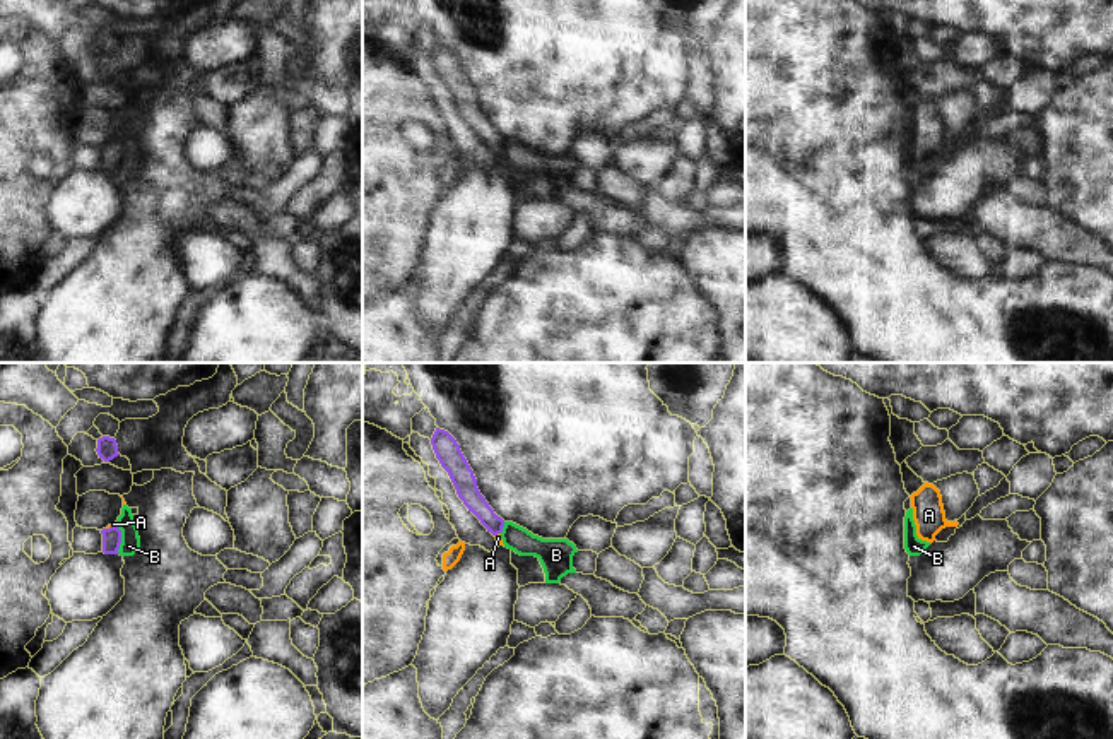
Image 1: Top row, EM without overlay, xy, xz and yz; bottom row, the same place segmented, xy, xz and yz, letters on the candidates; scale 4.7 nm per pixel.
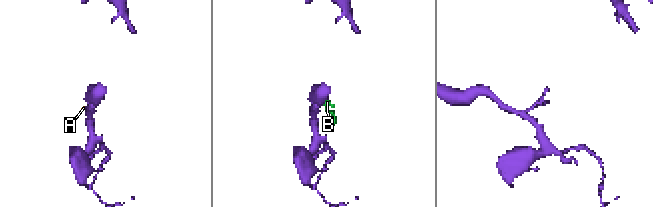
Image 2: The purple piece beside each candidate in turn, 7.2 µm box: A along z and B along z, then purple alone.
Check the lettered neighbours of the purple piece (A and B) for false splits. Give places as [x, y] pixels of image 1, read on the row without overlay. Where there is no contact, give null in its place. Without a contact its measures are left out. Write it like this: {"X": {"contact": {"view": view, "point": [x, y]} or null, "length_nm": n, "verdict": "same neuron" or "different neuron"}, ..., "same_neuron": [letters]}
{"A": {"contact": {"view": "xy", "point": [110, 144]}, "length_nm": 50, "verdict": "same neuron"}, "B": {"contact": {"view": "xy", "point": [120, 156]}, "length_nm": 140, "verdict": "different neuron"}, "same_neuron": ["A"]}

